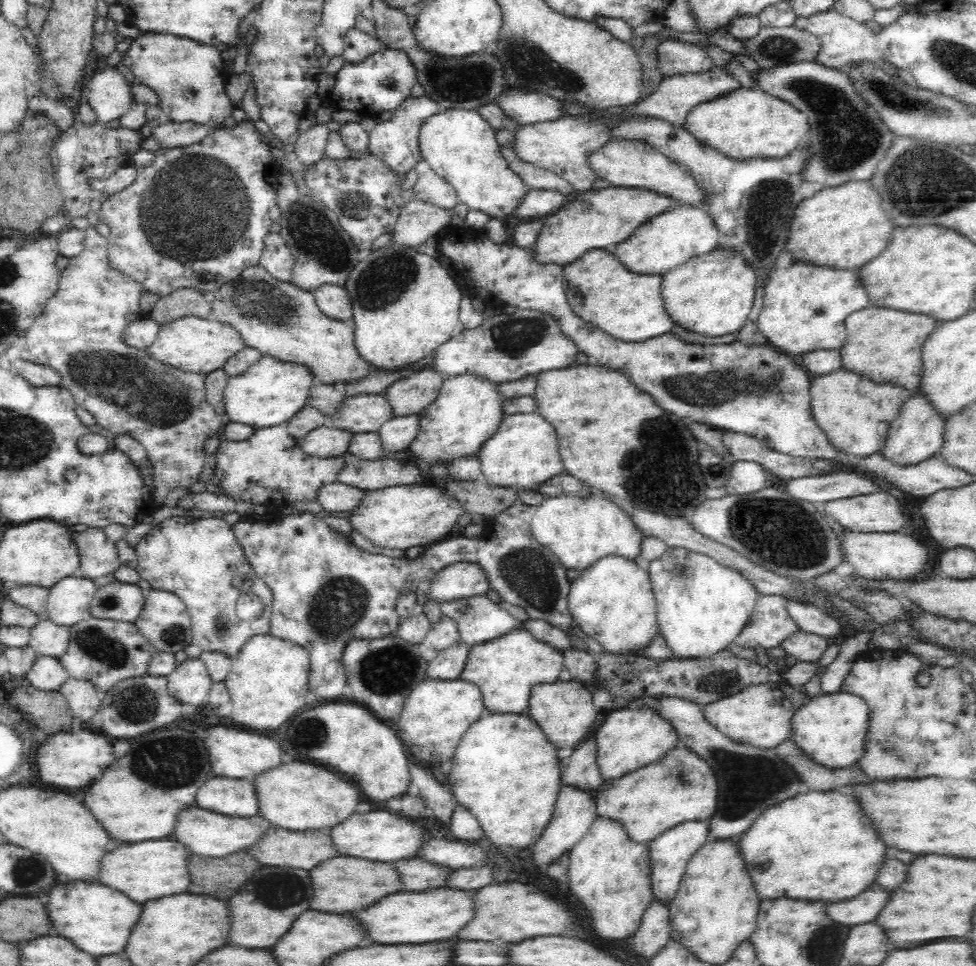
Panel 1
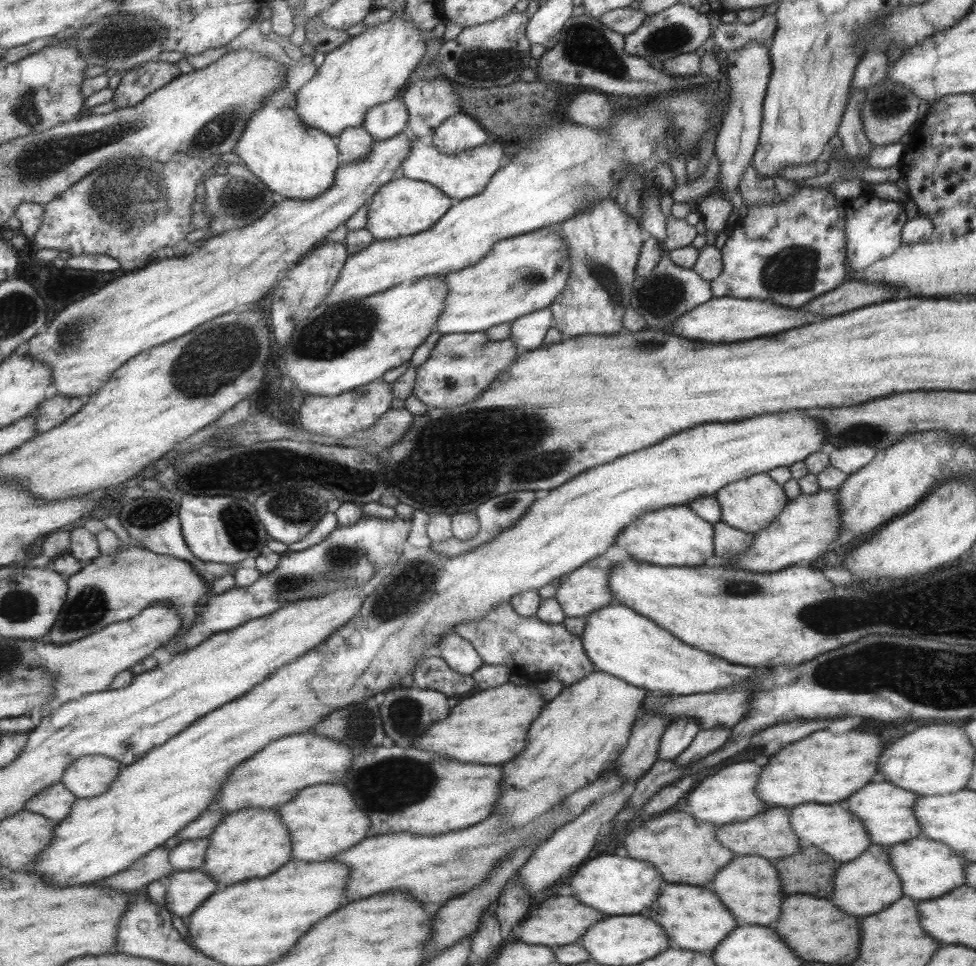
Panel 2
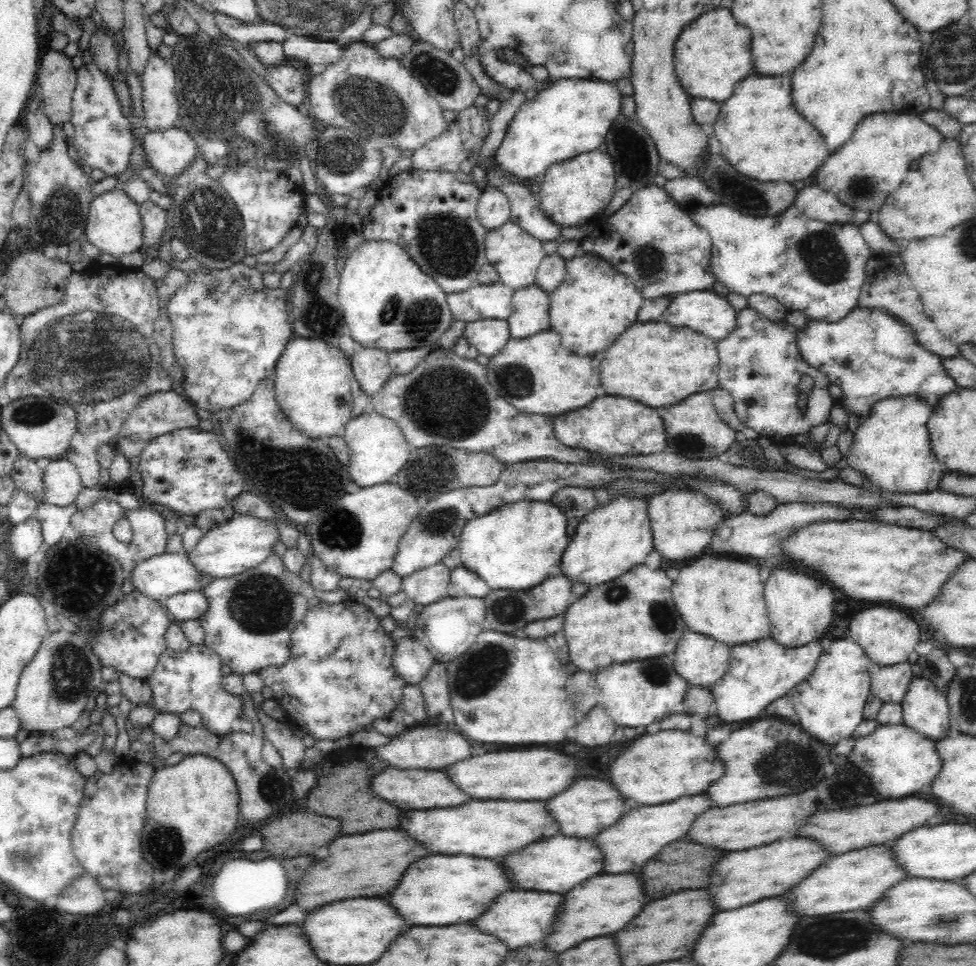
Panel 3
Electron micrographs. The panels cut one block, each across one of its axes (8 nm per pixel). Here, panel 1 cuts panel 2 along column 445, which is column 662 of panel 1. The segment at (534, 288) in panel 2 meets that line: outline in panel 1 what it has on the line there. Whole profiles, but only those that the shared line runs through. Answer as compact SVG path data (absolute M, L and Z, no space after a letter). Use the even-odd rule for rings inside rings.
M594 249L563 265L566 300L576 316L613 339L637 343L672 330L660 297L662 275L639 275L626 270L610 251Z

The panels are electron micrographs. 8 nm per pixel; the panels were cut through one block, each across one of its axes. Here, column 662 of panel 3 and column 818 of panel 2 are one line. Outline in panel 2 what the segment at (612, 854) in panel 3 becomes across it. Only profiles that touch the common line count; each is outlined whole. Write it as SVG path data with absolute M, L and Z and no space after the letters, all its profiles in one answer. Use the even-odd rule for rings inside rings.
M844 802L833 804L803 803L789 809L789 824L799 840L807 840L837 863L846 863L857 858L869 845L867 829Z

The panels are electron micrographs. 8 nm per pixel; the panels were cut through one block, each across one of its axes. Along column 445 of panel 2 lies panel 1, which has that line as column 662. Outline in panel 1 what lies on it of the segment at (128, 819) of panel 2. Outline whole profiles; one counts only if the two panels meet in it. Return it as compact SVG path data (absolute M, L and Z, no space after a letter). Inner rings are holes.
M671 547L663 556L652 560L647 571L655 596L659 633L666 640L670 654L680 660L709 658L725 651L726 646L735 642L749 624L760 595L740 572L684 547Z

